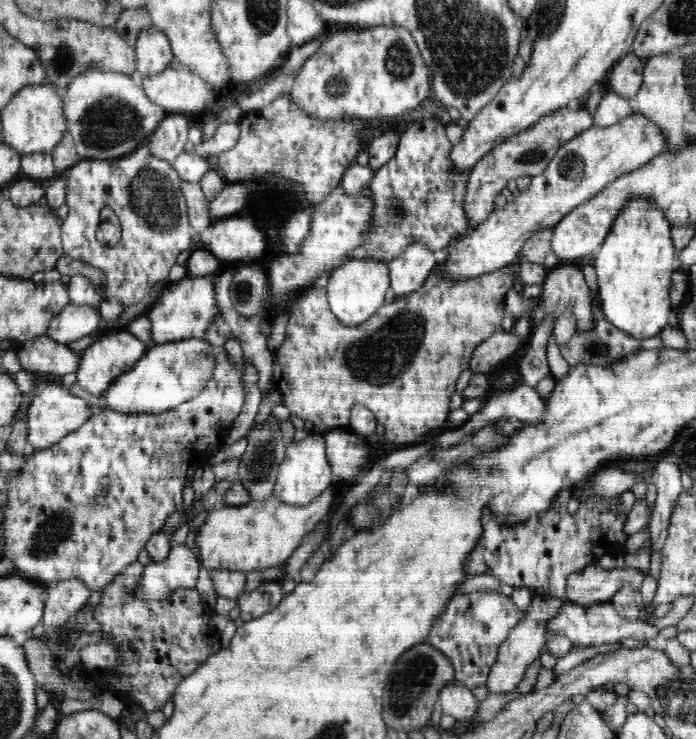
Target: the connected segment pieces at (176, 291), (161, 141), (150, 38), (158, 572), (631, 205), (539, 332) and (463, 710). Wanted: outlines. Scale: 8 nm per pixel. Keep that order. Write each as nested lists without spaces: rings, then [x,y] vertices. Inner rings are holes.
[[[224,266],[216,273],[198,278],[187,276],[174,283],[161,285],[157,300],[145,312],[152,323],[152,344],[164,345],[170,341],[186,341],[191,338],[206,338],[208,326],[221,317],[216,301],[216,280],[223,274]]]
[[[168,114],[148,139],[153,154],[172,164],[184,151],[190,128],[191,119],[188,117]]]
[[[154,24],[140,30],[134,47],[136,75],[142,78],[160,73],[174,58],[170,39]]]
[[[185,543],[174,544],[163,562],[147,565],[139,598],[165,599],[176,588],[195,589],[199,570],[200,564],[194,550]]]
[[[636,195],[622,206],[595,254],[598,304],[605,319],[636,340],[658,336],[675,311],[670,304],[670,276],[677,269],[672,224],[654,197]]]
[[[548,313],[534,330],[531,330],[529,341],[530,349],[515,365],[520,373],[521,380],[536,388],[540,380],[546,376],[551,376],[550,366],[546,356],[546,343],[552,335],[555,322],[557,321],[554,313]]]
[[[460,684],[446,685],[440,690],[439,702],[442,715],[454,716],[456,720],[467,720],[476,714],[480,701],[472,695],[472,691]]]

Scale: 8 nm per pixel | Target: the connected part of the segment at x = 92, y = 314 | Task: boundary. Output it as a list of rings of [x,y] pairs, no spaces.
[[[69,303],[48,325],[45,334],[60,344],[68,345],[83,336],[101,332],[102,326],[99,309]]]

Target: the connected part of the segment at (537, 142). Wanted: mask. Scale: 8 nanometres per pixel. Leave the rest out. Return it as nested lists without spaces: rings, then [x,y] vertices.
[[[570,107],[562,109],[544,117],[542,121],[528,128],[526,132],[508,138],[488,157],[483,158],[476,164],[472,174],[468,175],[468,186],[465,187],[464,198],[461,200],[461,208],[465,210],[468,228],[466,228],[466,232],[453,234],[449,239],[451,247],[458,246],[468,234],[478,229],[495,214],[494,199],[498,193],[502,194],[508,180],[516,180],[519,176],[540,176],[565,143],[594,125],[593,116],[586,109]]]

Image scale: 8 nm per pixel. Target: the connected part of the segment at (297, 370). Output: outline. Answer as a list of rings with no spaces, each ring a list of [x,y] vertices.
[[[512,263],[475,277],[457,279],[448,279],[435,265],[418,290],[389,300],[356,326],[347,326],[332,314],[325,287],[319,284],[315,289],[306,290],[292,307],[284,342],[273,353],[272,384],[280,392],[291,416],[298,417],[301,423],[312,422],[315,433],[349,429],[349,411],[354,404],[363,404],[385,425],[385,440],[389,446],[412,443],[432,428],[443,428],[450,396],[456,392],[456,380],[461,372],[469,369],[472,352],[478,344],[502,330],[506,292],[513,284]]]

